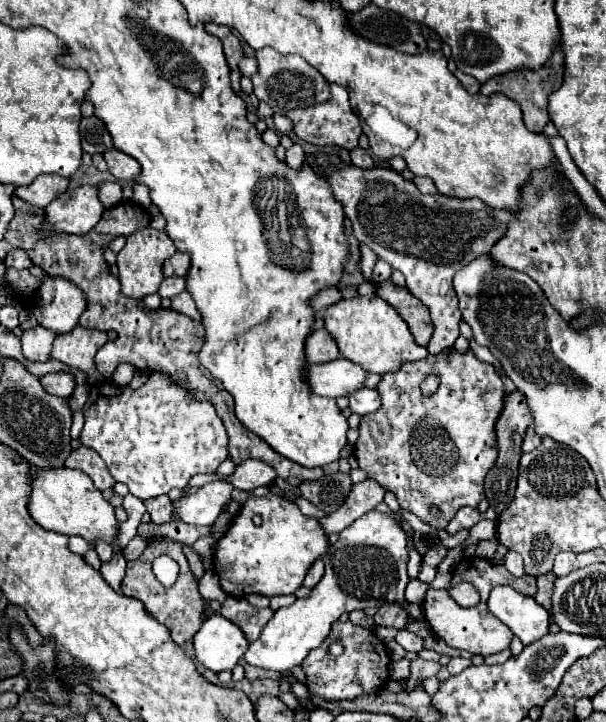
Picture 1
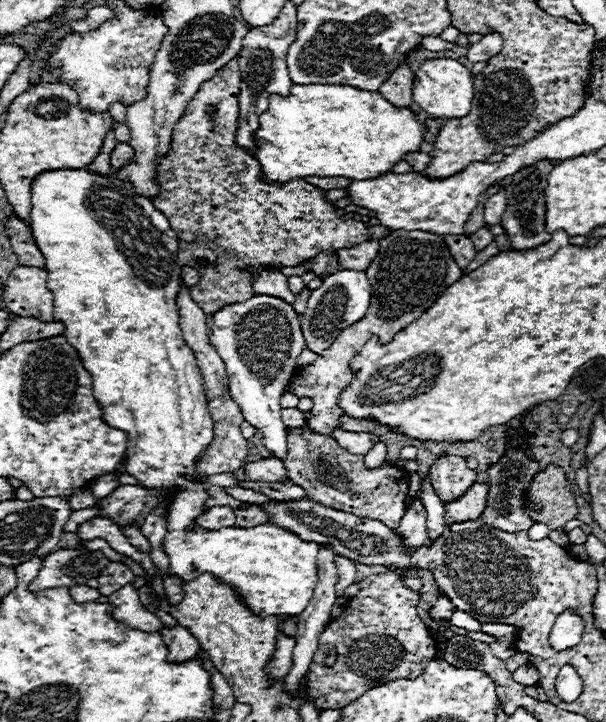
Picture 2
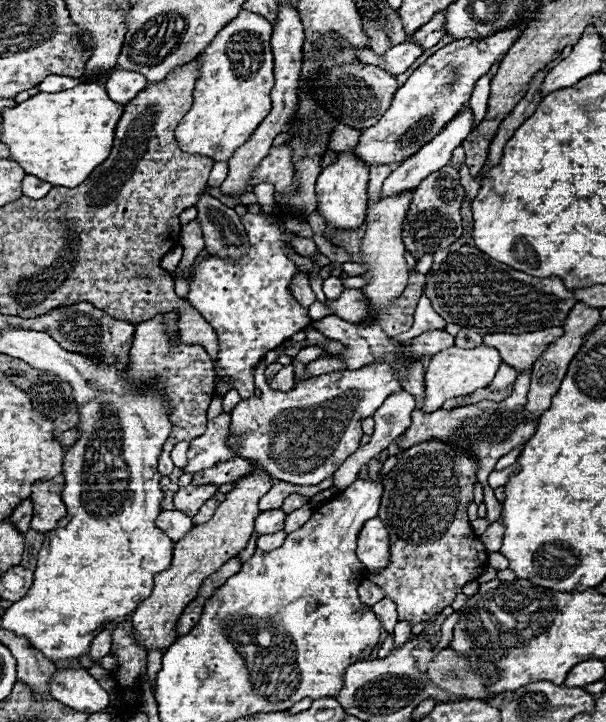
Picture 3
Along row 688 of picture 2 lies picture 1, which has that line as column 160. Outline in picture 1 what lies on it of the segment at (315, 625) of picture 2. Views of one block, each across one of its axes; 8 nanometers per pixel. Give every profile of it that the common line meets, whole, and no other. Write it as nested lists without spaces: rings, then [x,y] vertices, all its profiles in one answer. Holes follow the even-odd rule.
[[[170,276],[170,278],[164,278],[164,280],[162,280],[158,294],[160,294],[162,298],[172,298],[172,296],[180,294],[184,288],[186,288],[186,280],[184,280],[184,278]]]

